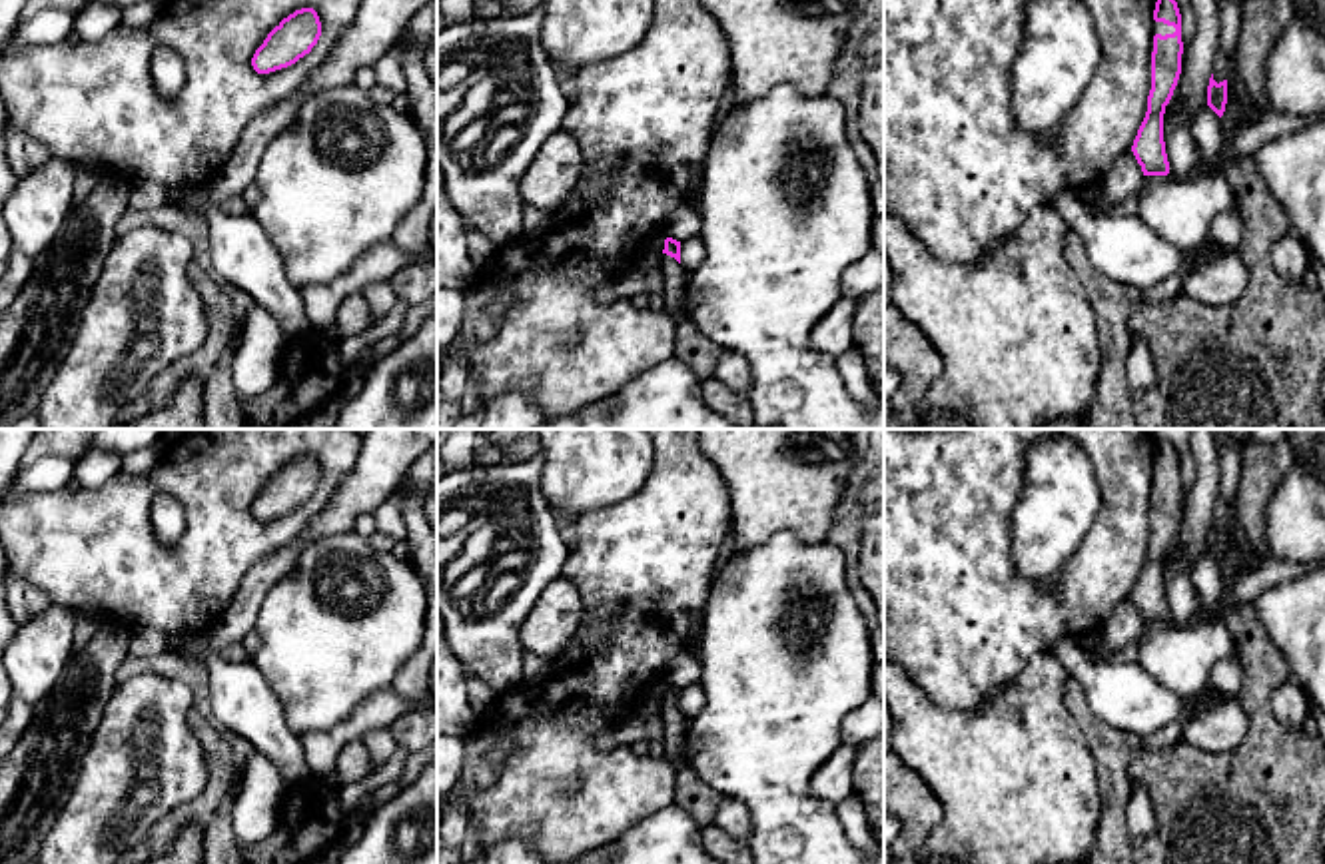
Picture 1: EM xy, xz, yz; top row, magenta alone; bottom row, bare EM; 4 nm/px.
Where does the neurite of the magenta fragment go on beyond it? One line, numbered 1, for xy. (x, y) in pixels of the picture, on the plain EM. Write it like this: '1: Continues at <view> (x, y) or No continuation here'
1: No continuation here

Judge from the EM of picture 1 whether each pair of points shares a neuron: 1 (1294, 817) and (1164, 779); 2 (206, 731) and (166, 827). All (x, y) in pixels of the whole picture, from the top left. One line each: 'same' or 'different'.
1: same
2: same

